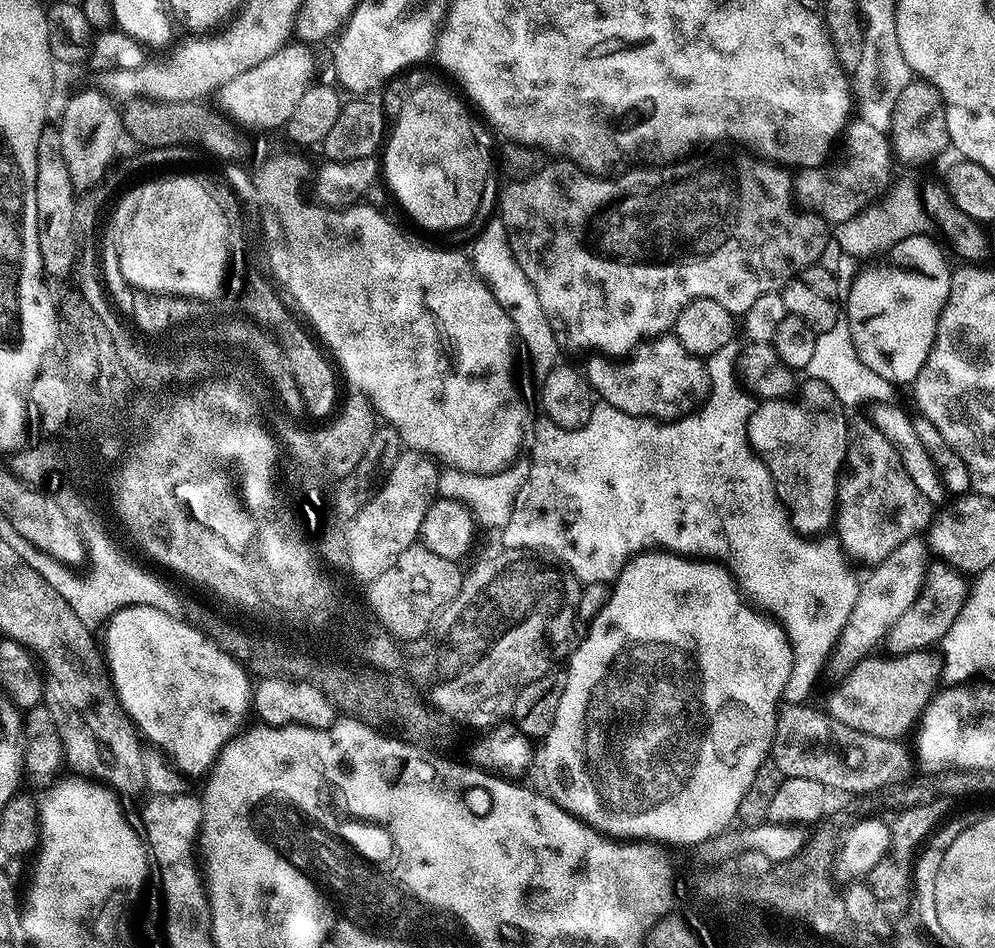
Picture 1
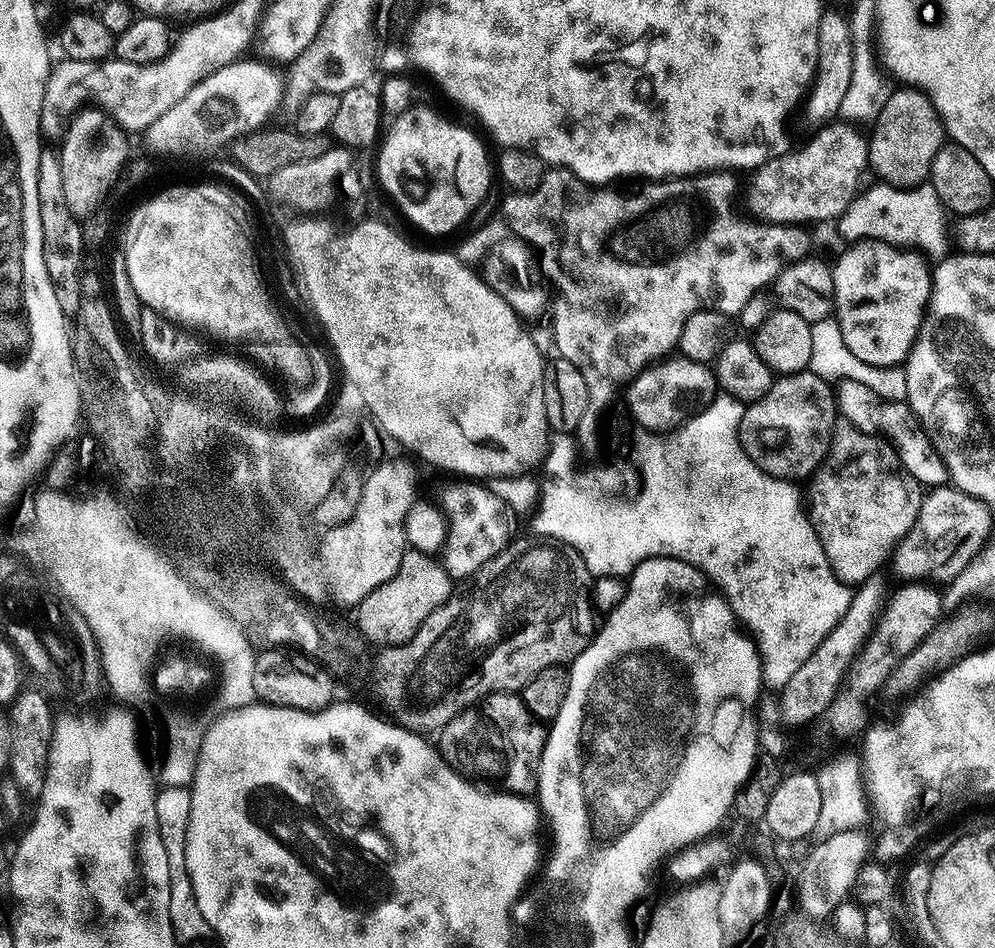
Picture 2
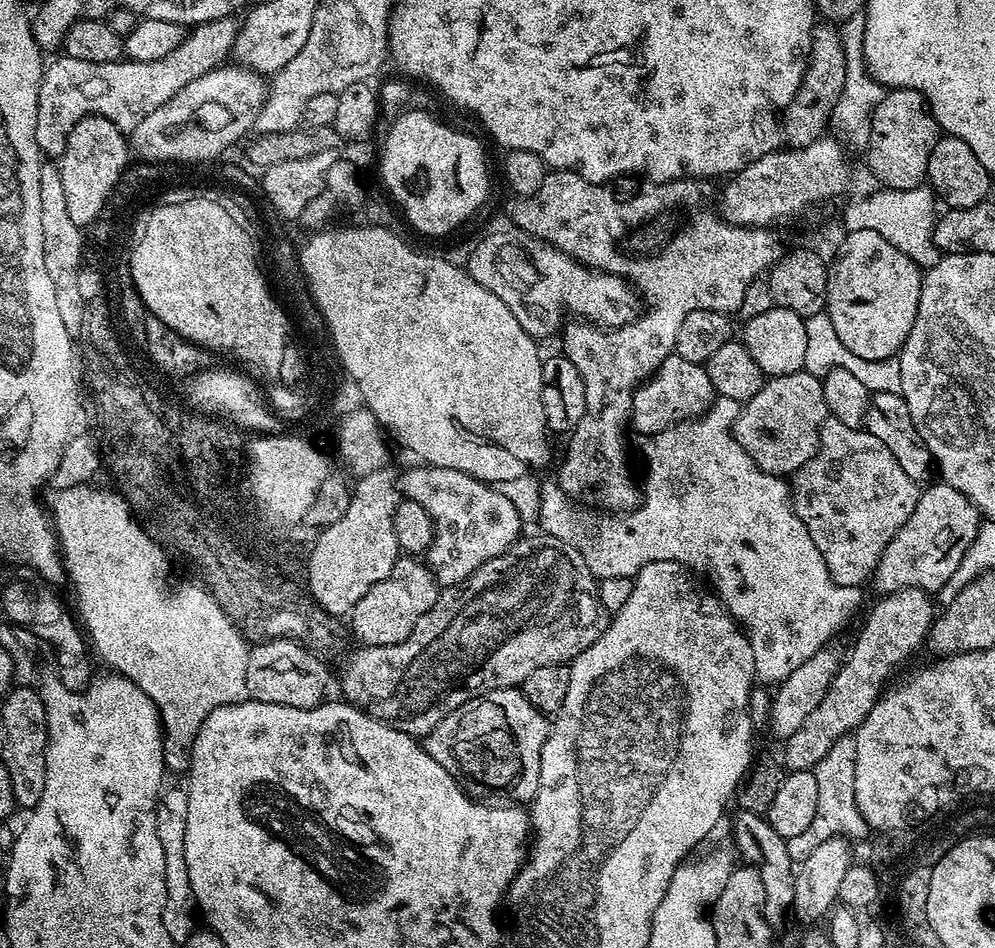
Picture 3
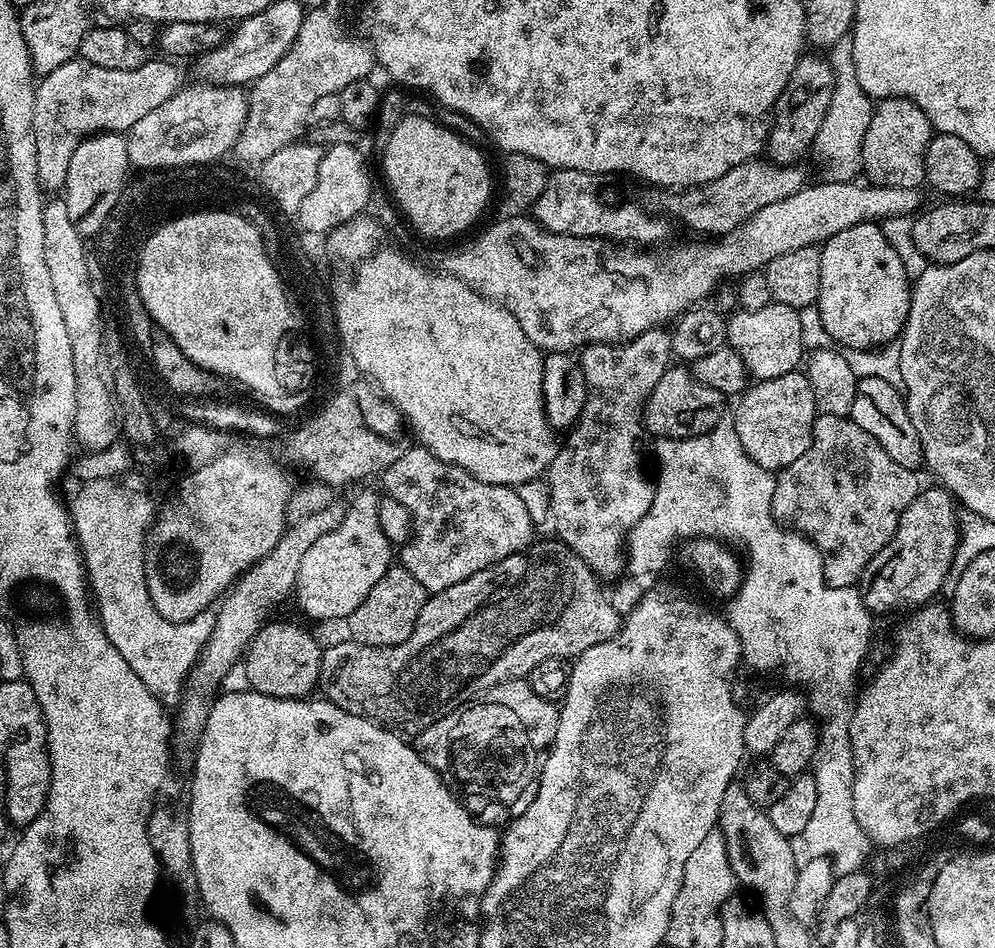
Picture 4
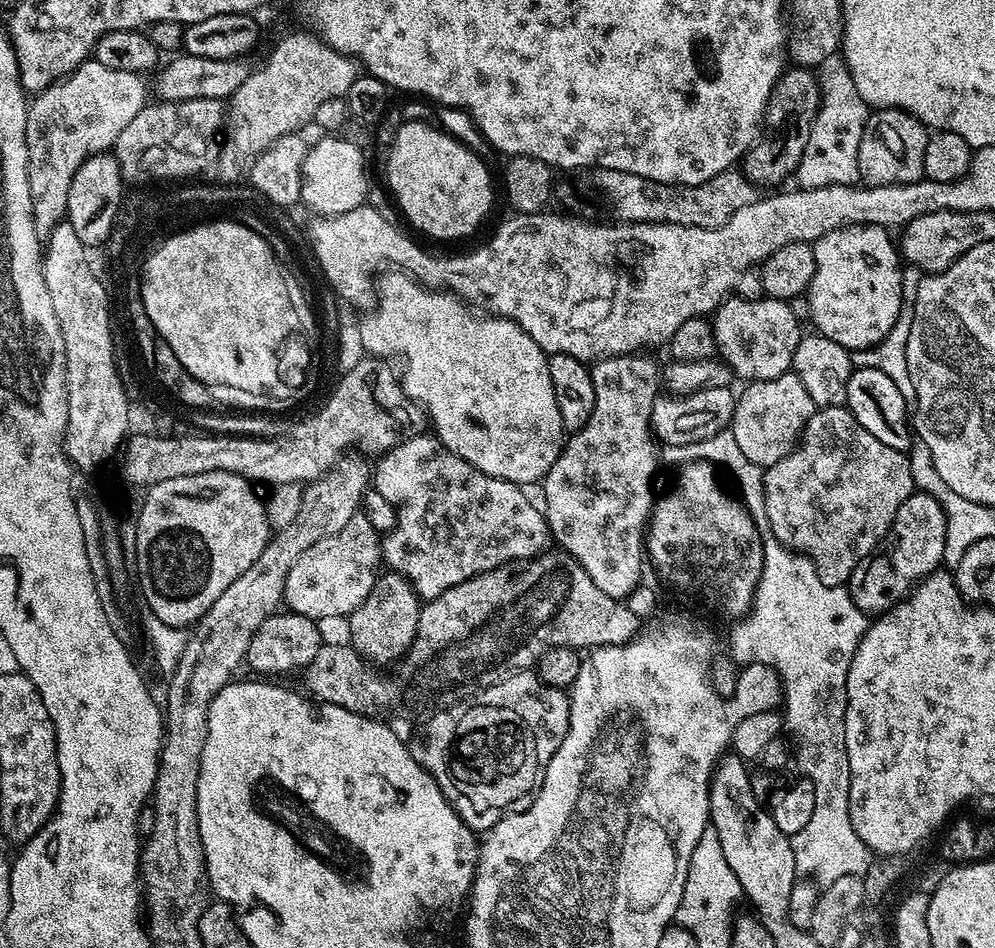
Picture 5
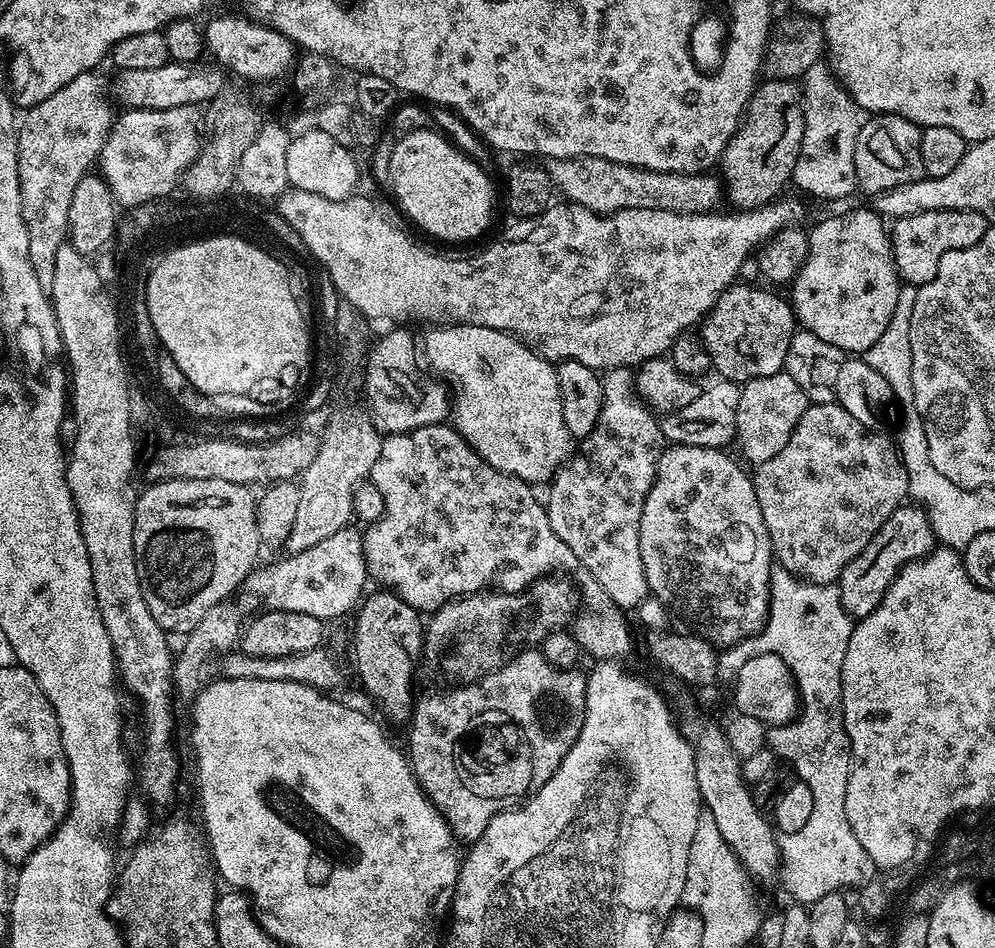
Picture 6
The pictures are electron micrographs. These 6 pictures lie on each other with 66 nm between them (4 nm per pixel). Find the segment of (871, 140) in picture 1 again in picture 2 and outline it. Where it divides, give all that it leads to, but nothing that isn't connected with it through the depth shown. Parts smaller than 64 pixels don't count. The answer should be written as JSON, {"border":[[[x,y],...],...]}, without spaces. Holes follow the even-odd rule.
{"border":[[[828,122],[820,128],[798,151],[790,150],[785,156],[774,156],[753,173],[752,208],[759,219],[771,224],[798,224],[812,226],[815,220],[836,222],[861,191],[860,179],[870,168],[868,136],[860,133],[855,123]]]}

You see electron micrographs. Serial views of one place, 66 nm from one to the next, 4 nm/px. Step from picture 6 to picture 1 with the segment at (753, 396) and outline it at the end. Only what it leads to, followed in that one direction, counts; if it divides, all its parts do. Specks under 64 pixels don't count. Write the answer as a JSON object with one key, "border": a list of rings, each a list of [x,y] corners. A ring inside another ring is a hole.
{"border":[[[809,378],[804,382],[796,397],[765,400],[753,407],[748,419],[748,444],[768,467],[778,498],[788,509],[797,532],[816,538],[834,524],[836,486],[848,453],[850,420],[844,417],[845,409],[830,386]]]}

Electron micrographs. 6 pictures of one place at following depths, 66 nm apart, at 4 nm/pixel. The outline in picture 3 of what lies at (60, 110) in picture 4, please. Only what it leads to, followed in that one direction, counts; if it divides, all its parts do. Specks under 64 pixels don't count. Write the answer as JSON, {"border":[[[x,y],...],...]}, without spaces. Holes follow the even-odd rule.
{"border":[[[229,18],[195,25],[185,35],[178,50],[170,50],[166,58],[154,62],[124,58],[115,64],[103,64],[57,55],[57,60],[45,67],[38,90],[36,137],[41,153],[48,158],[59,158],[66,150],[68,135],[76,123],[87,116],[104,116],[121,130],[136,128],[148,114],[154,114],[154,110],[170,102],[182,86],[221,67],[229,59],[238,31],[238,24],[234,21]]]}

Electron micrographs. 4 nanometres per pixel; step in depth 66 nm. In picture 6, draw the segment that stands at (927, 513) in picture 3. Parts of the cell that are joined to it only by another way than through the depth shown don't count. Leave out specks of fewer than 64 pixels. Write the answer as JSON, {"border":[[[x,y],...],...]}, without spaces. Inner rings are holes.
{"border":[[[905,502],[882,522],[878,534],[870,538],[870,542],[844,569],[838,581],[840,601],[849,616],[859,618],[868,616],[882,602],[886,590],[894,582],[894,578],[911,560],[921,560],[932,551],[937,543],[932,523],[923,508],[912,502]]]}

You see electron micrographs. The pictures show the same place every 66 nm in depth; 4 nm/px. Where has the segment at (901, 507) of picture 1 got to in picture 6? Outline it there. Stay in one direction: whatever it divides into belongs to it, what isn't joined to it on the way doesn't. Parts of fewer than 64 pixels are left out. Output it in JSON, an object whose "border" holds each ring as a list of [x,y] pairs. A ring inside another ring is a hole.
{"border":[[[809,404],[807,410],[802,414],[802,418],[798,418],[798,426],[794,426],[794,434],[790,434],[790,442],[786,442],[786,446],[782,446],[782,450],[778,450],[778,454],[774,454],[774,458],[766,458],[766,462],[755,465],[752,484],[756,487],[758,506],[762,510],[766,530],[770,534],[772,554],[779,567],[785,568],[787,572],[792,572],[801,580],[808,580],[812,584],[835,585],[839,581],[844,567],[854,558],[858,558],[858,554],[862,554],[862,550],[868,545],[870,538],[874,538],[874,534],[878,534],[882,522],[886,522],[886,518],[890,518],[890,514],[894,514],[894,510],[909,499],[908,479],[900,457],[900,449],[894,443],[893,437],[891,440],[890,437],[883,436],[884,434],[883,431],[875,428],[862,426],[862,422],[858,418],[854,418],[854,414],[846,414],[846,410],[841,404]]]}

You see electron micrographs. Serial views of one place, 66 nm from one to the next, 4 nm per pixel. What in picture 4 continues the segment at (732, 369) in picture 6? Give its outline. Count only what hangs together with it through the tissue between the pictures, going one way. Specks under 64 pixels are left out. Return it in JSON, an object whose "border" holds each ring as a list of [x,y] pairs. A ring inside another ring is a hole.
{"border":[[[775,302],[762,306],[762,310],[740,308],[733,316],[727,317],[727,322],[727,347],[734,349],[738,358],[746,362],[749,377],[756,380],[769,380],[778,378],[782,374],[790,374],[801,367],[806,349],[802,342],[797,309]]]}

